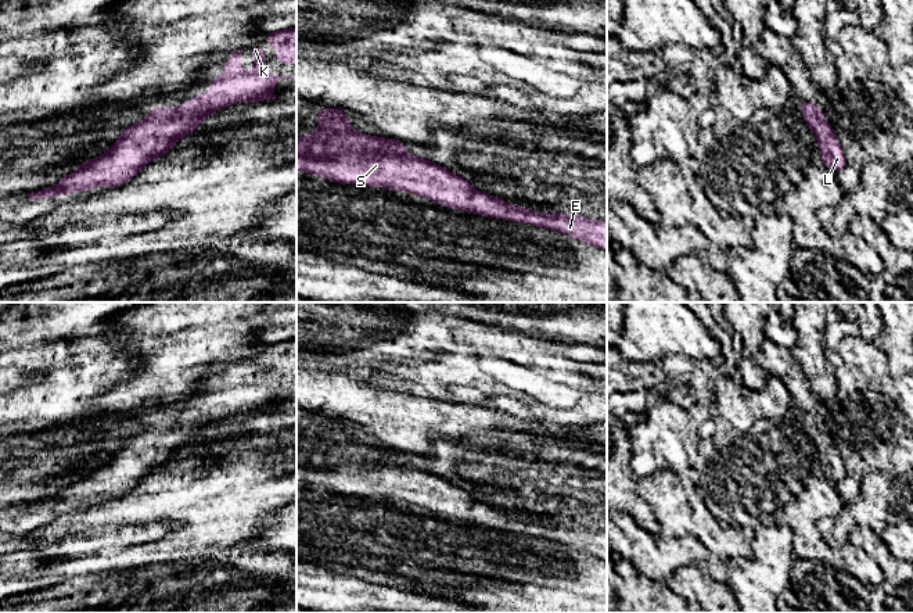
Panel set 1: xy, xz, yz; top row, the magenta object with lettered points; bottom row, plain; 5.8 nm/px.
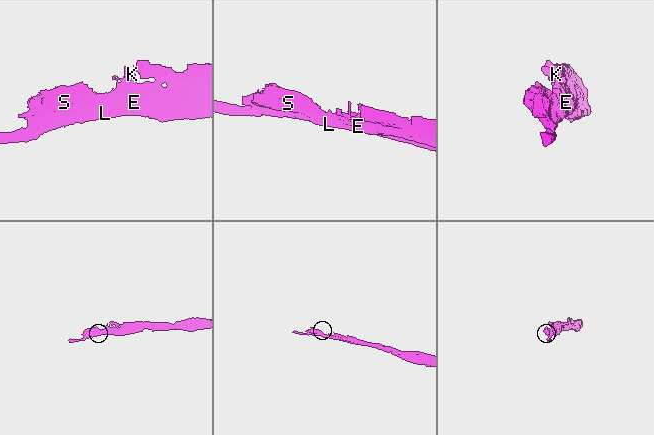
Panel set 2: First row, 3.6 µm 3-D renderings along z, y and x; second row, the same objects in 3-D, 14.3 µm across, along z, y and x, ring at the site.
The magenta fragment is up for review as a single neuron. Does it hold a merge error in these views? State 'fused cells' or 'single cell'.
single cell

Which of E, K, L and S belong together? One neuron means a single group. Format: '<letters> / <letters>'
E K L S

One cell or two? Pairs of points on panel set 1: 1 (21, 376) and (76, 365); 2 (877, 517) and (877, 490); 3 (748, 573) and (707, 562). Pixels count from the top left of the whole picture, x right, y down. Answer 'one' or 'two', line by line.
1: two
2: one
3: two

